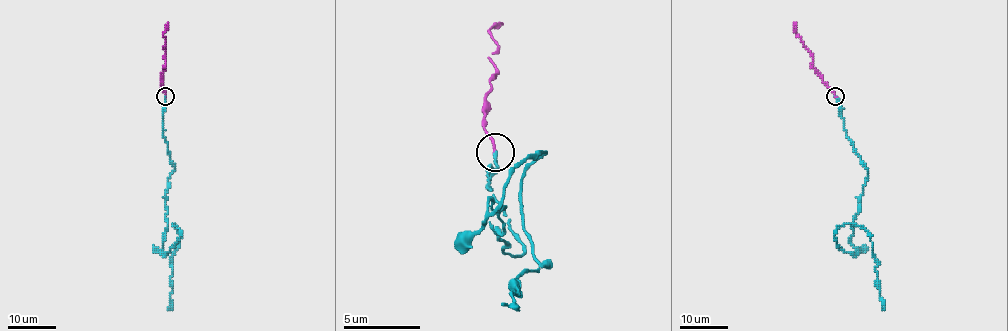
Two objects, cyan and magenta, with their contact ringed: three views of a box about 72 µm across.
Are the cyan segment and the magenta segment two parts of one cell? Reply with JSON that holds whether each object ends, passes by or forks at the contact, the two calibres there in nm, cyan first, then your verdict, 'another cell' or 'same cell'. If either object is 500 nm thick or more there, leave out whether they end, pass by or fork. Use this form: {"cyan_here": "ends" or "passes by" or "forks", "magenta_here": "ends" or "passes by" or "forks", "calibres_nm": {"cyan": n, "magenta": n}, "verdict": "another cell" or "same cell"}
{"cyan_here": "ends", "magenta_here": "ends", "calibres_nm": {"cyan": 220, "magenta": 190}, "verdict": "same cell"}

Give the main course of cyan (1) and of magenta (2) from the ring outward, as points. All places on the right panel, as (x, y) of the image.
1: (835, 96), (867, 169), (850, 237), (857, 253), (835, 236), (844, 224), (868, 232), (883, 310)
2: (835, 96), (812, 66), (812, 54), (796, 34), (794, 23)

